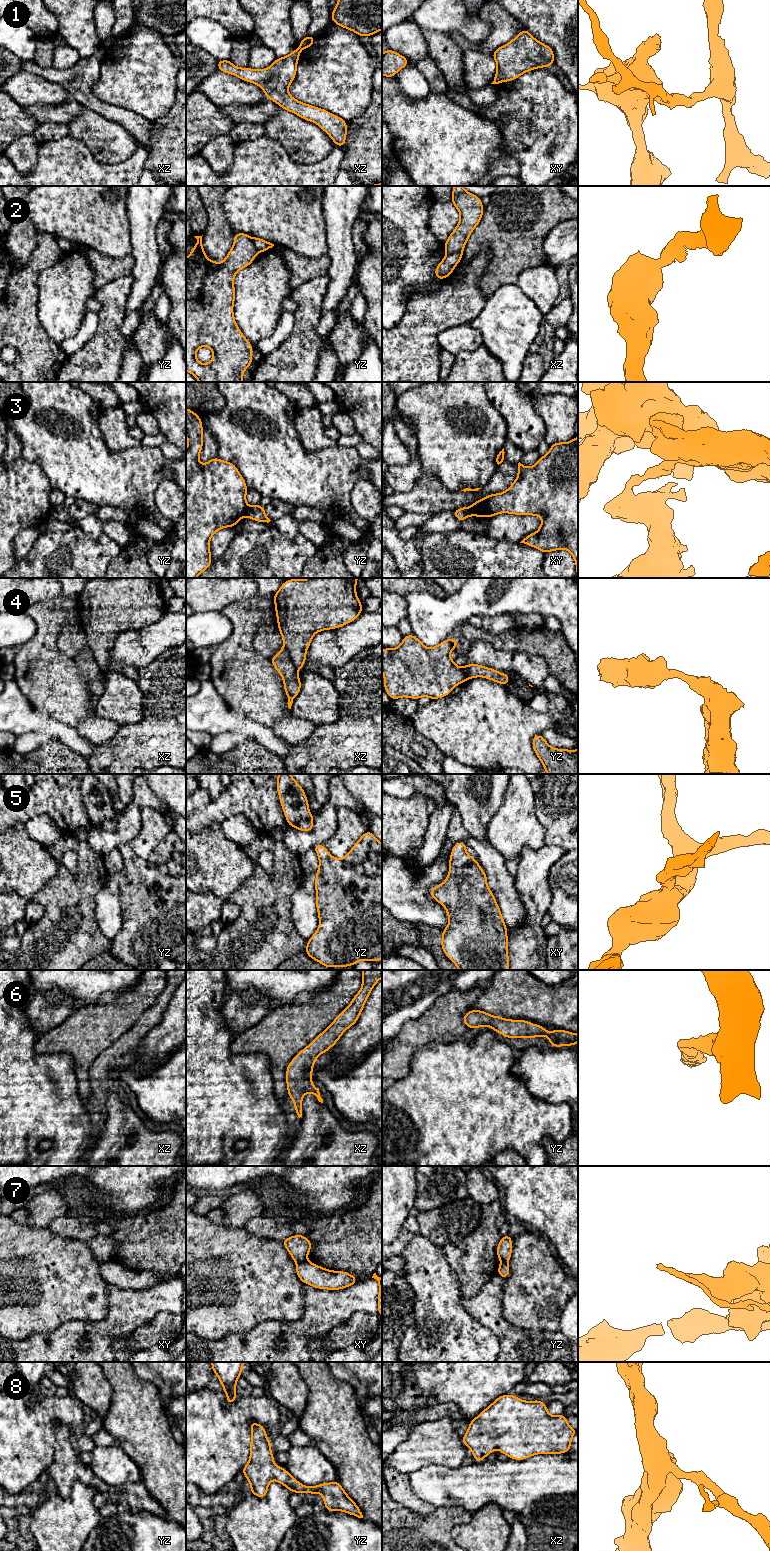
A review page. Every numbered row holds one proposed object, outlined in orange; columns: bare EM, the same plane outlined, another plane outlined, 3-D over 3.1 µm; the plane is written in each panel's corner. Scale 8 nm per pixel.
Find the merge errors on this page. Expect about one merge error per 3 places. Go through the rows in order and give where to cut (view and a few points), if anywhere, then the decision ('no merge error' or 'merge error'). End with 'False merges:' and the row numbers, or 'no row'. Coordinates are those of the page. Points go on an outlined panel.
1: cut in xz along (298, 48), (300, 50); merge error
2: cut in xz along (461, 251), (447, 254); merge error
3: cut in yz along (249, 507), (246, 514); merge error
4: cut in xz along (284, 647), (297, 669); merge error
5: no cut; no merge error
6: no cut; no merge error
7: cut in xy along (306, 1259), (296, 1264); merge error
8: no cut; no merge error
False merges: 1, 2, 3, 4, 7

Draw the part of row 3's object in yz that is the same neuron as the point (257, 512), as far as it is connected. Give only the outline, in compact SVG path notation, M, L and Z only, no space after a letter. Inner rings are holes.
M260 504L251 506L248 508L247 516L253 519L255 522L267 522L271 520L265 514L265 508Z

